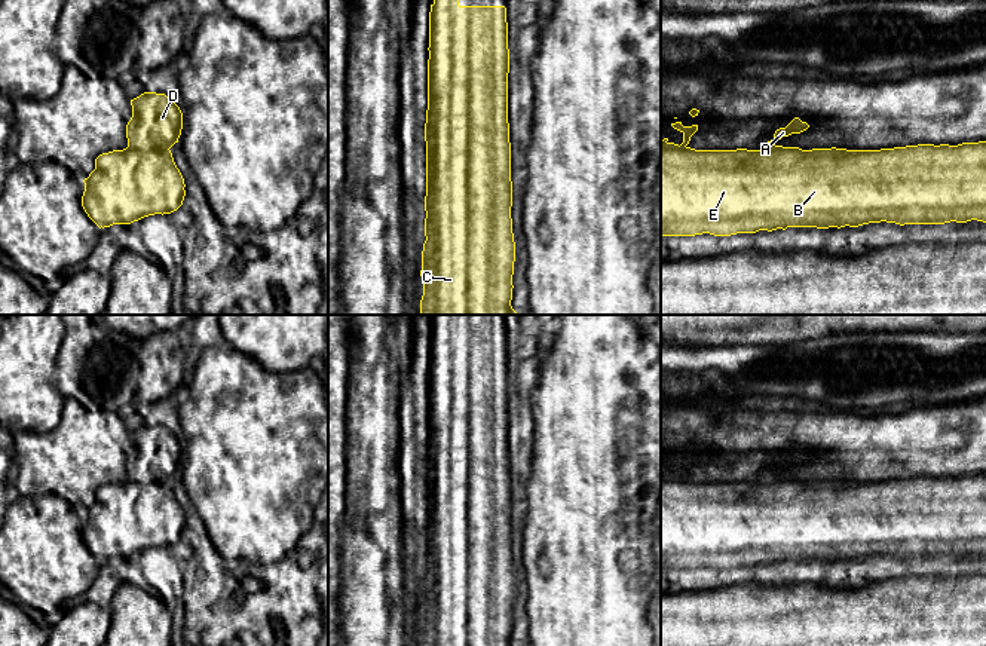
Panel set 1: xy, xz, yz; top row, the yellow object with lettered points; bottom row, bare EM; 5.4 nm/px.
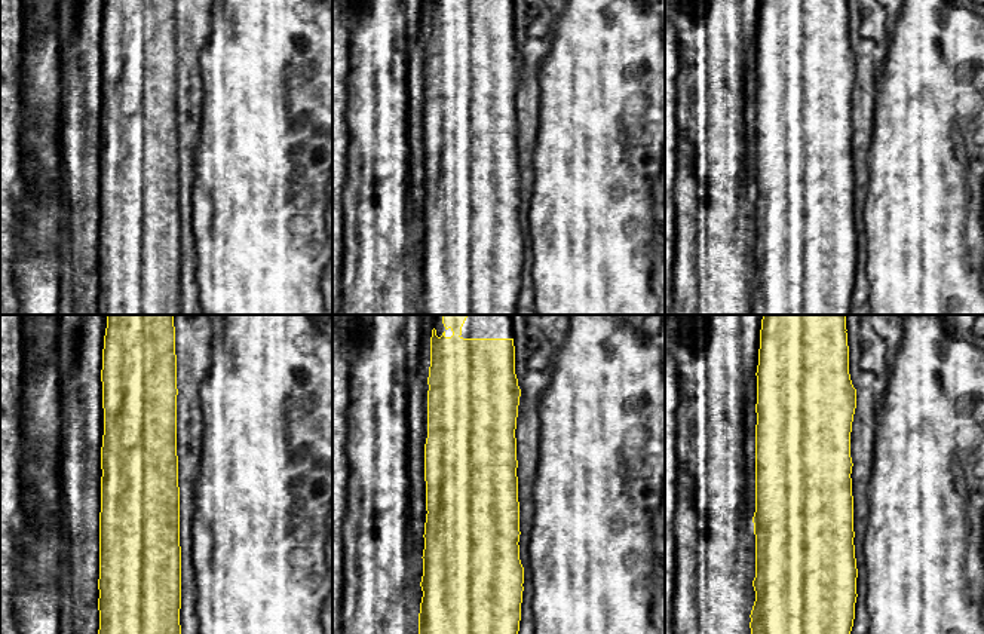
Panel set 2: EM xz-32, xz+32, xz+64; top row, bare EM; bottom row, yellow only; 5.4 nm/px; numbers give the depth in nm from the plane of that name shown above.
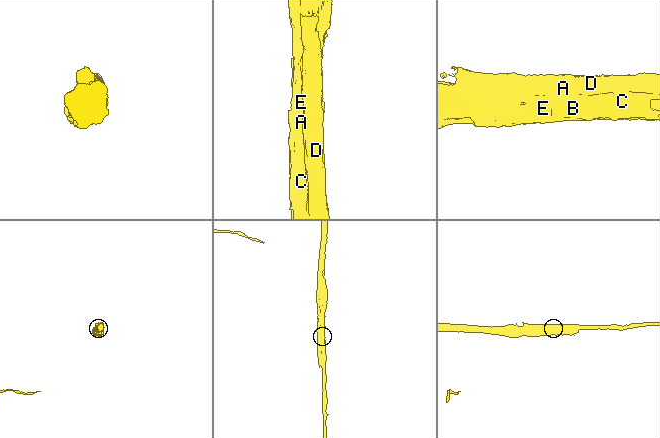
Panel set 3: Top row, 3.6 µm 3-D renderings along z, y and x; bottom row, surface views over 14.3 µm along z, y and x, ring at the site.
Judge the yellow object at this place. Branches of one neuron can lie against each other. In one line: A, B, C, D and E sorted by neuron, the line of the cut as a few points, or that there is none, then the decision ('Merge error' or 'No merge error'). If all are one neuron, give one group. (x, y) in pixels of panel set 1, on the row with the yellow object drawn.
Groups: A D / B C E. Split along xz (462, 150), (420, 312). Merge error

